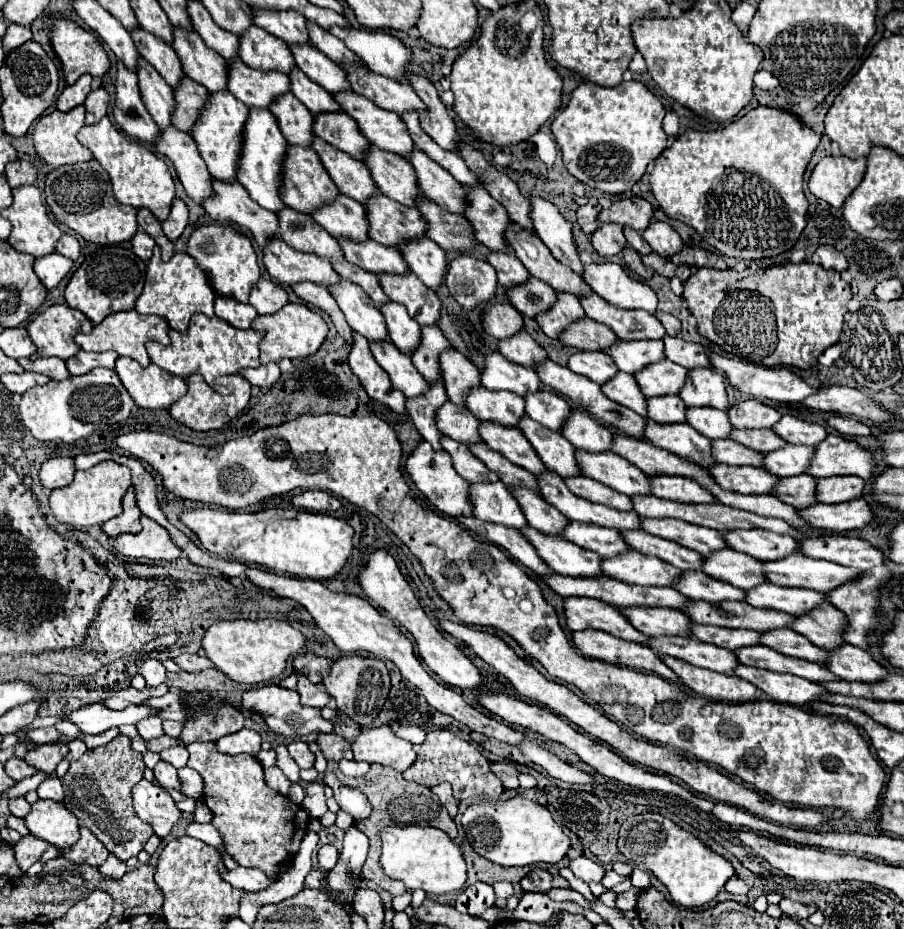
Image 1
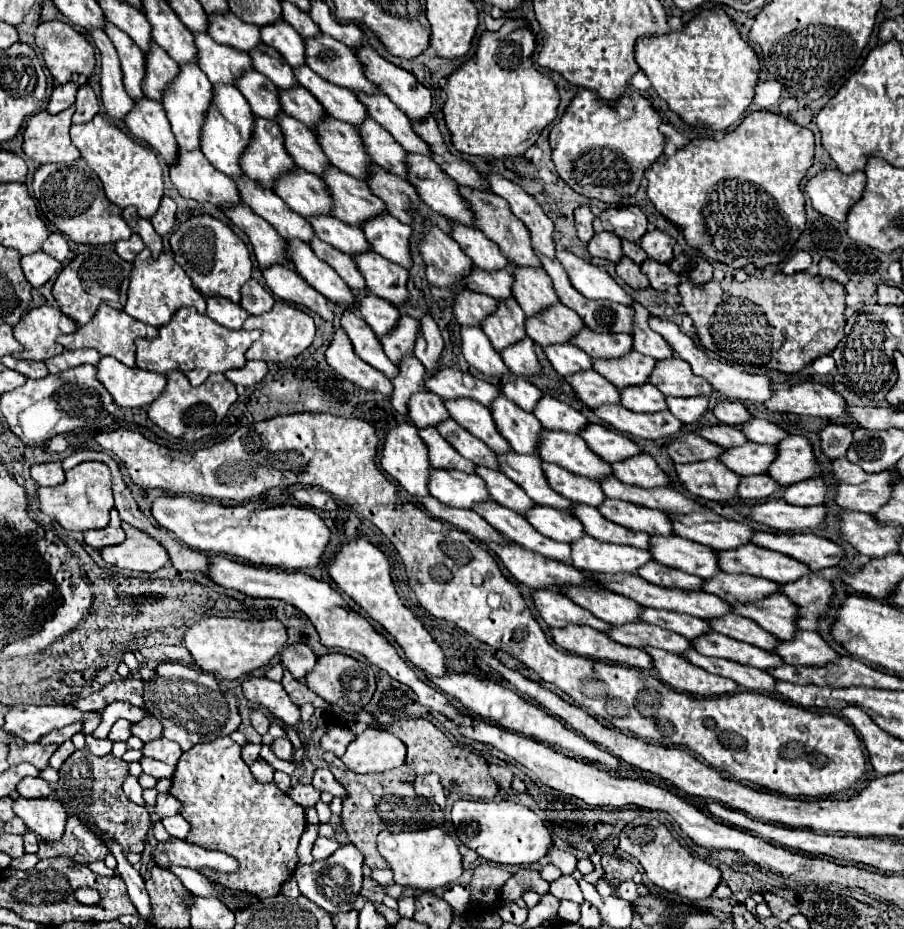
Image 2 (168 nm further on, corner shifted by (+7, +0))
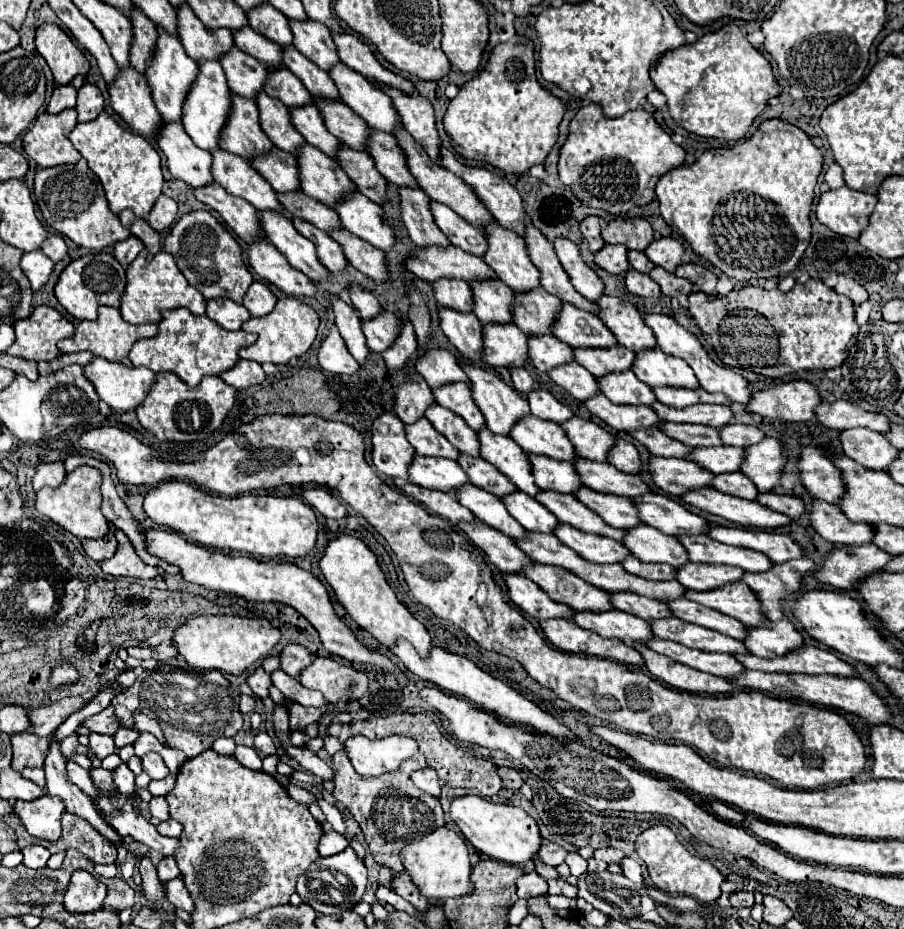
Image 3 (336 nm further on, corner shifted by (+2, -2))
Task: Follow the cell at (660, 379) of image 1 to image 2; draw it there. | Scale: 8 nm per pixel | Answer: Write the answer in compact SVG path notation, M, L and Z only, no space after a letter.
M630 351L616 359L592 359L592 369L622 389L624 385L646 383L648 373L652 371L652 363L656 363L656 359Z

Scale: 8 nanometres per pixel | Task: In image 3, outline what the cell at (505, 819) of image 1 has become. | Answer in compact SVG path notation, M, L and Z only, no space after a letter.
M477 795L457 797L451 803L451 819L457 823L465 839L479 849L481 853L489 855L491 859L503 863L527 863L537 857L541 849L541 833L537 821L519 807L505 805L505 803L489 803Z

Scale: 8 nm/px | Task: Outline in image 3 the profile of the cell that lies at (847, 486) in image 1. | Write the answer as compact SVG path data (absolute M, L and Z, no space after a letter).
M759 493L757 501L773 511L781 511L789 517L801 517L805 513L805 501L795 495L777 495L777 493Z

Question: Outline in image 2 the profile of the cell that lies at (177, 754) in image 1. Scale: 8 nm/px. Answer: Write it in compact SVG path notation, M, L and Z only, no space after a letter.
M158 737L158 739L152 739L150 743L146 743L142 749L142 755L144 757L152 757L156 761L162 761L166 765L176 765L180 755L182 755L182 749L174 743L174 741L168 741L164 737Z

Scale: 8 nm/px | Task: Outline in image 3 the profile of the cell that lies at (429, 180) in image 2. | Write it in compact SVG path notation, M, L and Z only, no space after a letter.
M371 131L367 151L377 165L377 171L381 171L387 181L397 183L399 187L419 187L409 165L405 165L405 153L397 147L397 139L393 135Z

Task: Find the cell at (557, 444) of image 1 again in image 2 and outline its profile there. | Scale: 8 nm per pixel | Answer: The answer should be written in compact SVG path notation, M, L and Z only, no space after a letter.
M498 395L490 403L490 413L494 417L494 425L498 433L510 443L516 453L534 453L538 455L538 435L542 431L540 421L532 413L524 413L516 403L508 397Z

